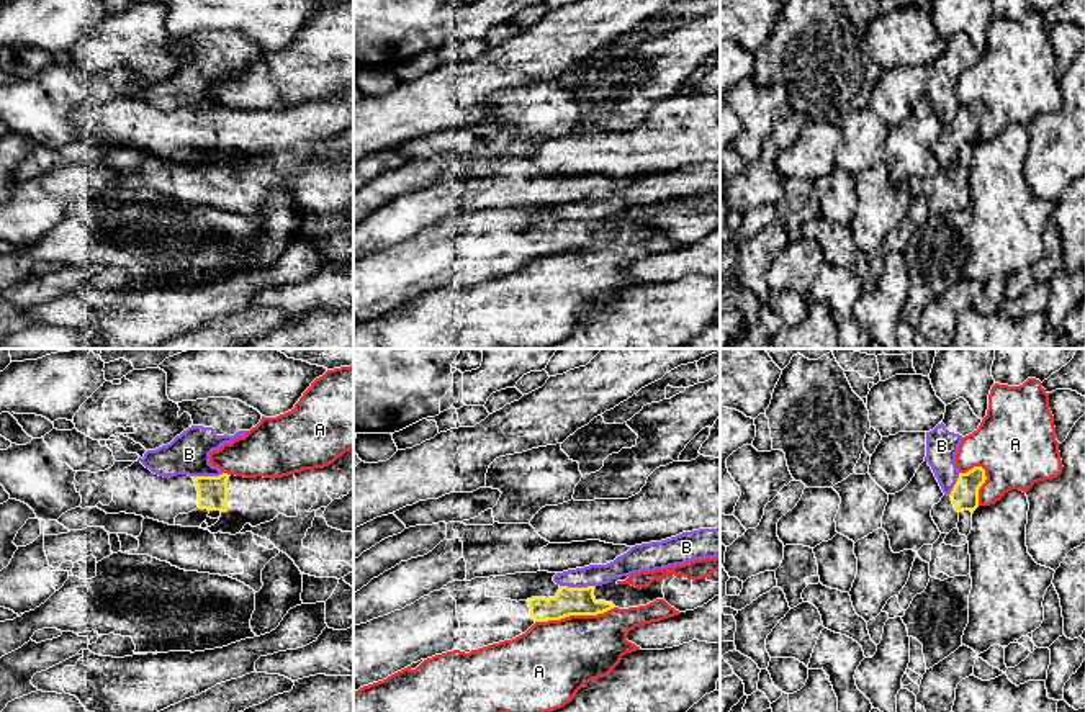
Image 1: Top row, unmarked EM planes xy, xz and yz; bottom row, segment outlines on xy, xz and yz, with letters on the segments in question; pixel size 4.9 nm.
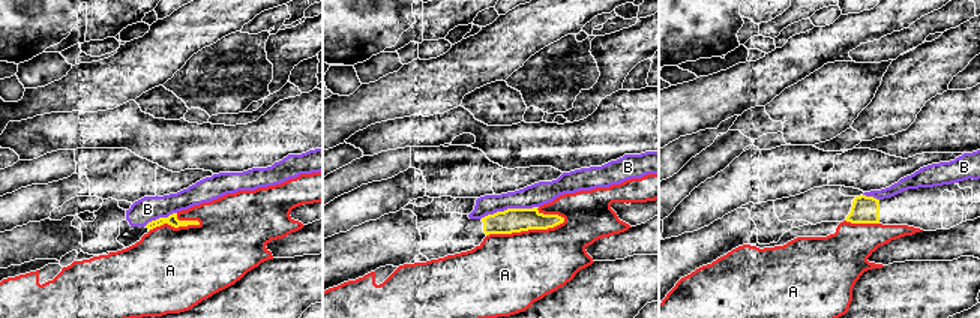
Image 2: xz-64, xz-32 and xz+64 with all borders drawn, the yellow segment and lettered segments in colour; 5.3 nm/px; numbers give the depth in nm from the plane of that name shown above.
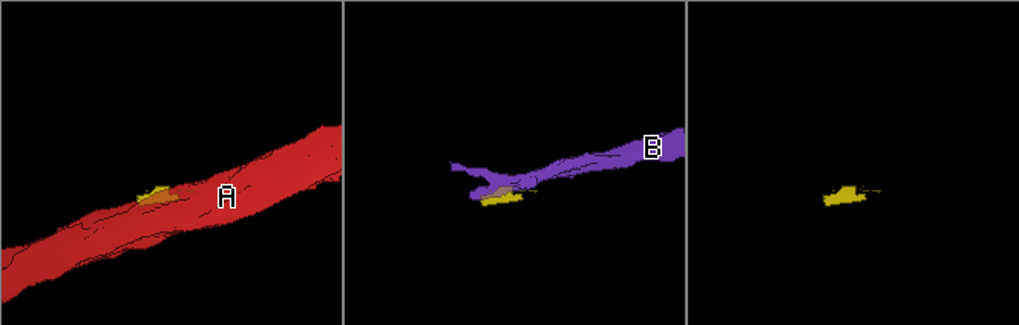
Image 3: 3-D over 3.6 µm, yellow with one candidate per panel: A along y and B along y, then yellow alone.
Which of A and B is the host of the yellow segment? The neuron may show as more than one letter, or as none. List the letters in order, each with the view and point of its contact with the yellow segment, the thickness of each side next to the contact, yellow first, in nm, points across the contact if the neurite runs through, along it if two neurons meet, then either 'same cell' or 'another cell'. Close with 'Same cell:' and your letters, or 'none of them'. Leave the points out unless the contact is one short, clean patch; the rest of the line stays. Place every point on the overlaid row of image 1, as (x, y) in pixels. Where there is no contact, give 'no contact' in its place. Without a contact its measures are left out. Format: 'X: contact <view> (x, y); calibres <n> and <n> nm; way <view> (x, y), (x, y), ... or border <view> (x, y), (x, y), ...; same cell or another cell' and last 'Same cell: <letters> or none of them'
A: contact xz (580, 614); calibres 140 and 380 nm; another cell
B: contact xz (578, 588); calibres 140 and 110 nm; border xz (560, 585), (594, 586); another cell
Same cell: none of them

